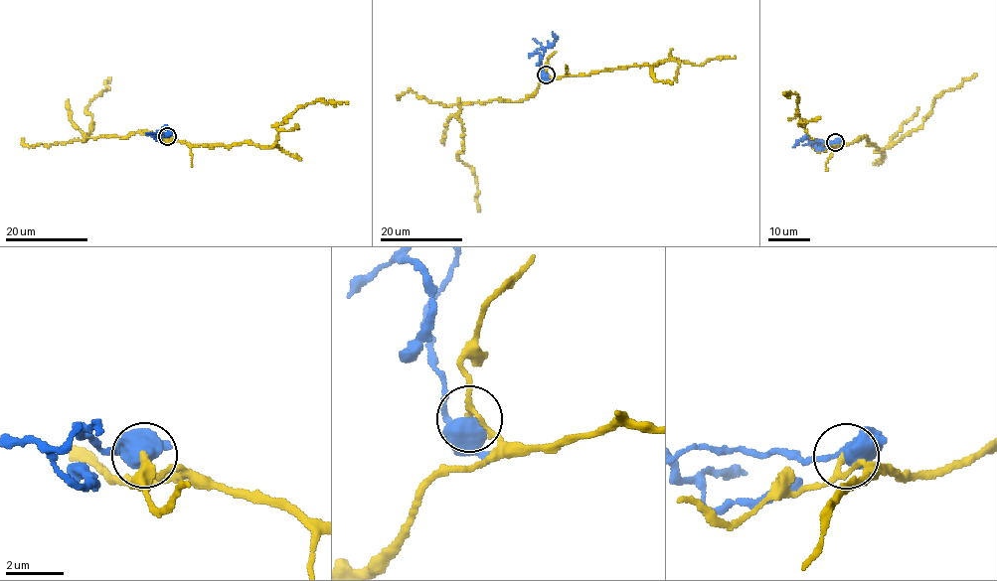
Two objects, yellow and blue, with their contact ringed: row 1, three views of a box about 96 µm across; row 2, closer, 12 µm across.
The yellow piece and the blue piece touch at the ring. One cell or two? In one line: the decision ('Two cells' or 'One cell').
Two cells

